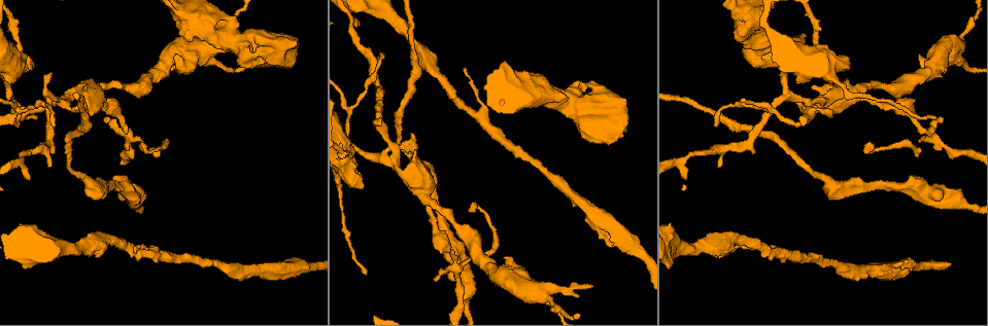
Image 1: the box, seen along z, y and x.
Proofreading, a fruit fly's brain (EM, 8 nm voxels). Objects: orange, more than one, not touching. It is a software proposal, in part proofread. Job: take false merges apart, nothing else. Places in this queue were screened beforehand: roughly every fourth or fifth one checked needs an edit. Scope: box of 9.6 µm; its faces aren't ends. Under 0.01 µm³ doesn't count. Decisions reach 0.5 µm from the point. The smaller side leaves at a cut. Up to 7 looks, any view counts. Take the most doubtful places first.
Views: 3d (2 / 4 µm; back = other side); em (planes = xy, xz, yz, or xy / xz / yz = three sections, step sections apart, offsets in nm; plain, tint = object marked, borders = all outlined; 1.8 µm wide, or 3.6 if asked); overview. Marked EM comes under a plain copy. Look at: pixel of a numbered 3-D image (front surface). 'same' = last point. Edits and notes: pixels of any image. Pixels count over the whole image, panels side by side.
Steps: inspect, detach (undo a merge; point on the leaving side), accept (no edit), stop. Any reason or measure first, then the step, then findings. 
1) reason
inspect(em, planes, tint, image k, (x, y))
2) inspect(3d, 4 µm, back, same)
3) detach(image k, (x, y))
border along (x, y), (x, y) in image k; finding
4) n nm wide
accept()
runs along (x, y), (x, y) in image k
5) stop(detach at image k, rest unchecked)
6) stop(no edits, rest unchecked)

thick turns thin
inspect(3d, 4 µm, back, image 1, (927, 129))

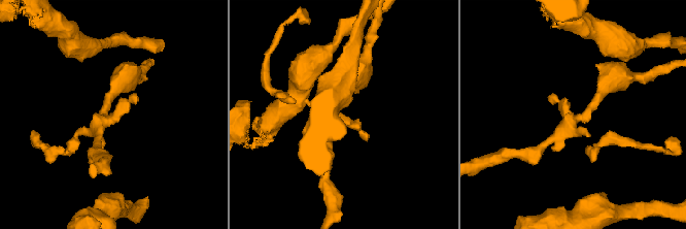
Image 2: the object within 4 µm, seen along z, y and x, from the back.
now the EM
inspect(em, planes, tint, image 2, (105, 119))

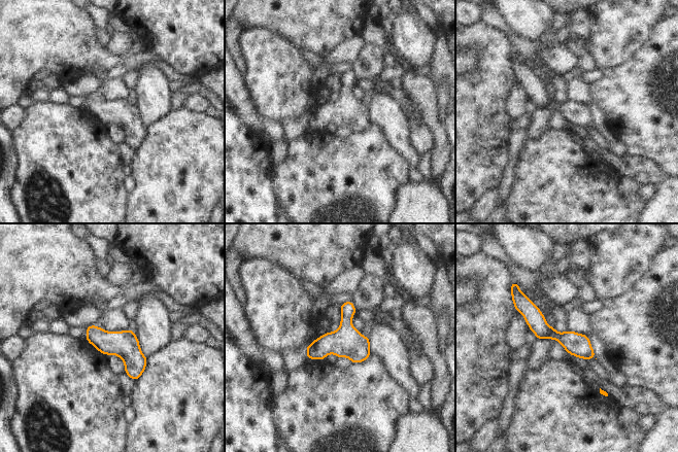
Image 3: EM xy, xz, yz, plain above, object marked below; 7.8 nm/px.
accept()
runs along (518, 307), (548, 333), (591, 354) in image 3; one cell here

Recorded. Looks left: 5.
abrupt turn
inspect(em, 3.6 µm, planes, borders, image 1, (14, 121))

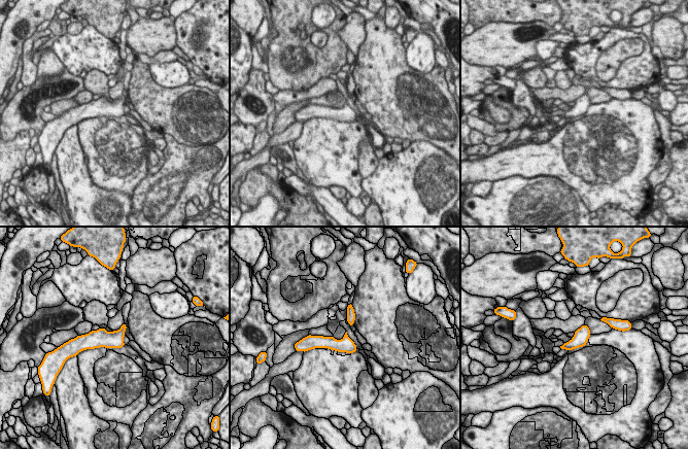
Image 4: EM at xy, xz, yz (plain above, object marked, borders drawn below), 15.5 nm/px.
accept()
runs along (315, 341), (347, 345), (353, 349) in image 4; one cell here

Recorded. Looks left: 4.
inspect(em, planes, tint, image 1, (777, 252))

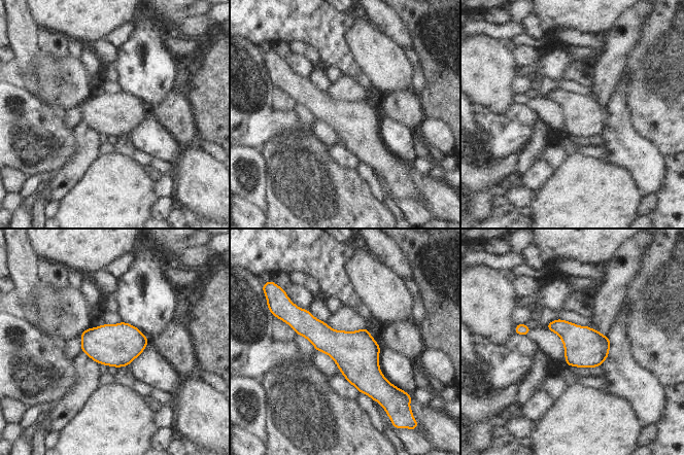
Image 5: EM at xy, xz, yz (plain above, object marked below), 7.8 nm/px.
accept()
runs along (293, 312), (379, 386), (389, 386) in image 5; all the same cell

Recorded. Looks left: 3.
stop(no edits, rest unchecked)

